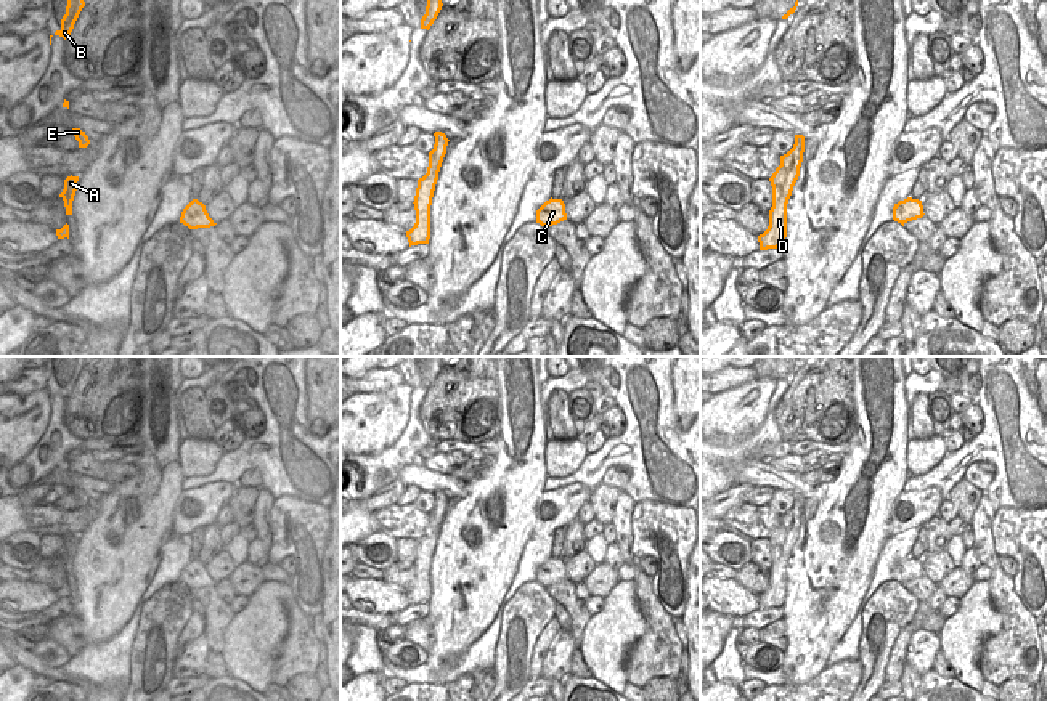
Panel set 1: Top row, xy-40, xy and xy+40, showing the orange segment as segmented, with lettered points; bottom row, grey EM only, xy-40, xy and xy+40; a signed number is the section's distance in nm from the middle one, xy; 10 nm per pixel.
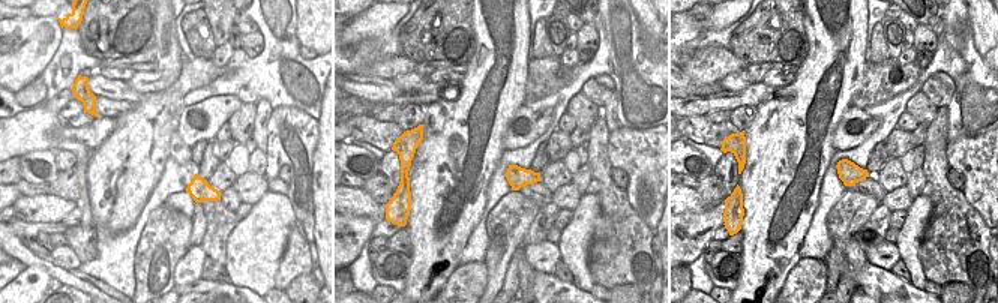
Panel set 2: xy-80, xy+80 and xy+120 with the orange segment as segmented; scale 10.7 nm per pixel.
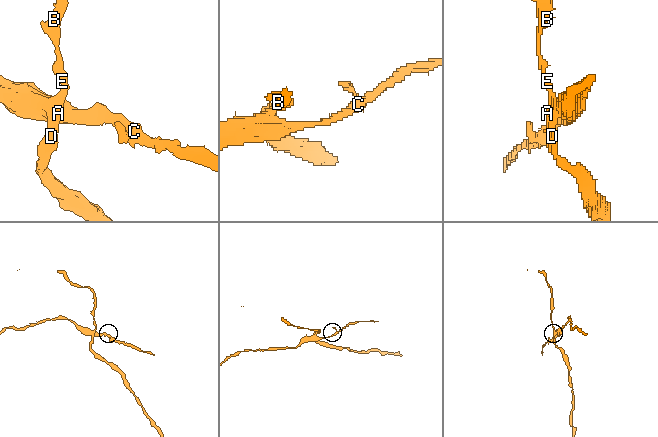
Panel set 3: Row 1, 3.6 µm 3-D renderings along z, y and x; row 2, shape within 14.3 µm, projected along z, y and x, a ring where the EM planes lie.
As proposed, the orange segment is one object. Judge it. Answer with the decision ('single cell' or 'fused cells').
fused cells

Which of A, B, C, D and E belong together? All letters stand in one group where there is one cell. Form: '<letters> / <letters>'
A B D E / C

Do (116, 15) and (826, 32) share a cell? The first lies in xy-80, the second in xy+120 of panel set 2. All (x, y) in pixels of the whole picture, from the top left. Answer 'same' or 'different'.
different

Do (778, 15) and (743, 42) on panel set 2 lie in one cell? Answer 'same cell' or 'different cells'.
same cell

